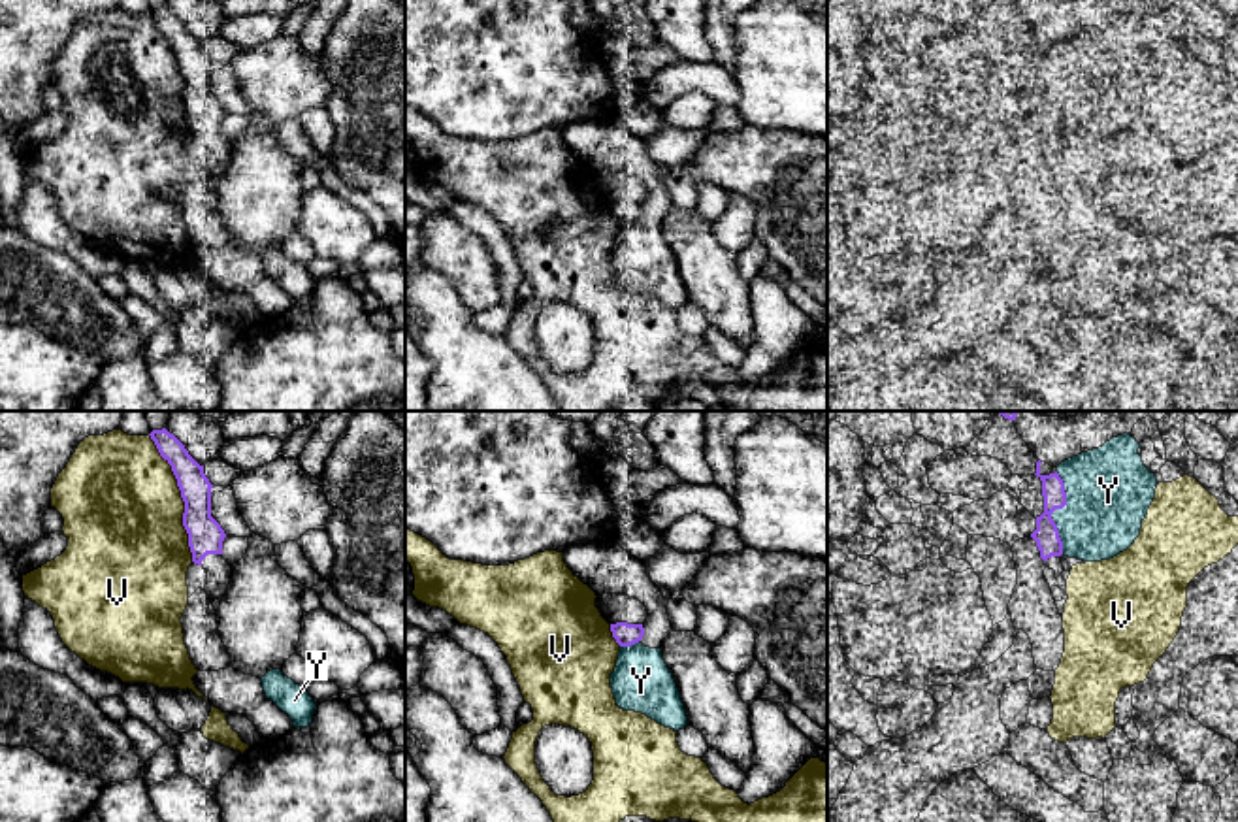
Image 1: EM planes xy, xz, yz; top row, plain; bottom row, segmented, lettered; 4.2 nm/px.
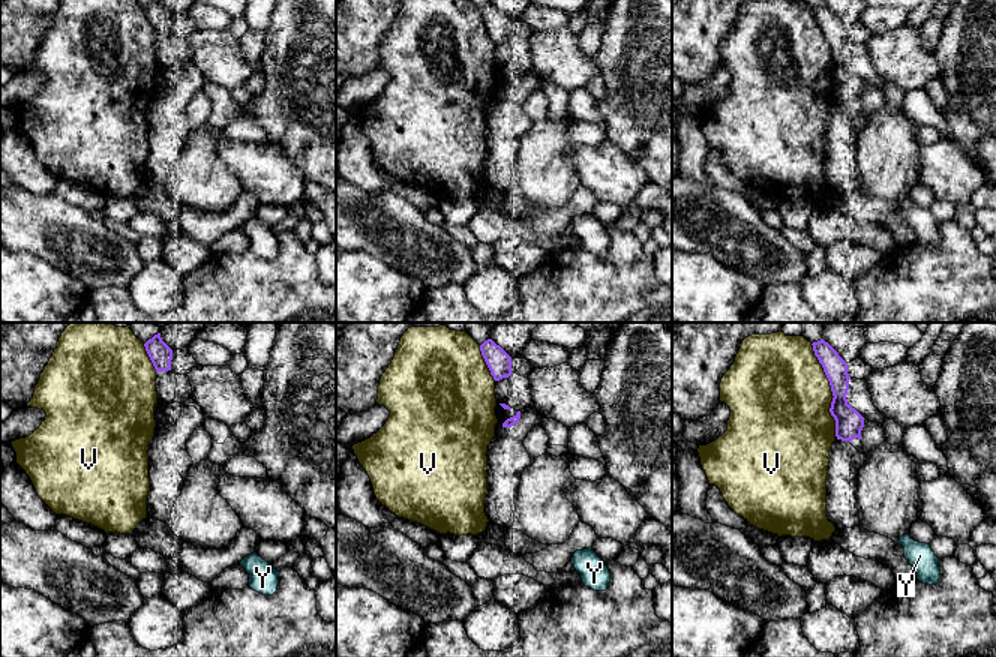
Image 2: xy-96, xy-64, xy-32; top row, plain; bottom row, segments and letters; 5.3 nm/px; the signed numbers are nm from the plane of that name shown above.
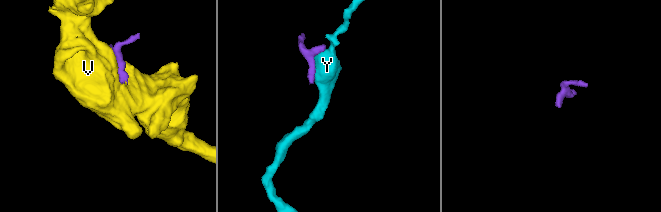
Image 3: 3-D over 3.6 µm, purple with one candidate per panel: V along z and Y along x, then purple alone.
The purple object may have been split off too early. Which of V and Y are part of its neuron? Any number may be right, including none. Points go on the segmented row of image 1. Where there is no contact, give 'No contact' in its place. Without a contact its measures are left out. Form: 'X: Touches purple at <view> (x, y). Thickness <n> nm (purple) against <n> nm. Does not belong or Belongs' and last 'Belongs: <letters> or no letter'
V: Touches purple at xy (181, 496). Thickness 150 nm (purple) against 500 nm. Does not belong
Y: Touches purple at yz (1054, 509). Thickness 110 nm (purple) against 360 nm. Does not belong
Belongs: no letter

